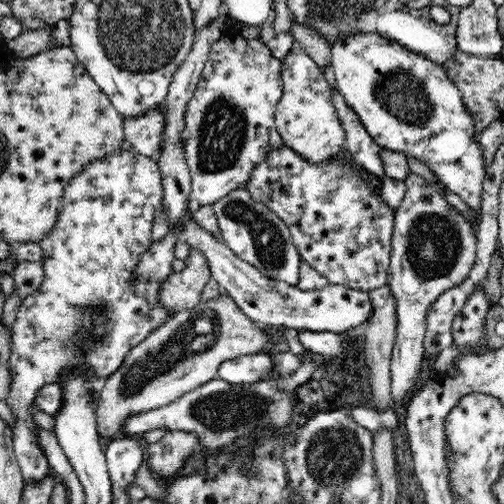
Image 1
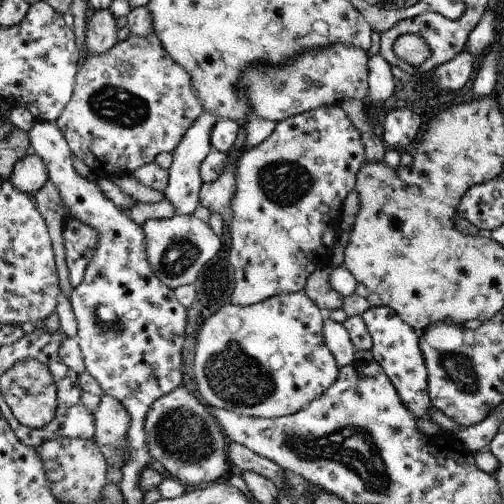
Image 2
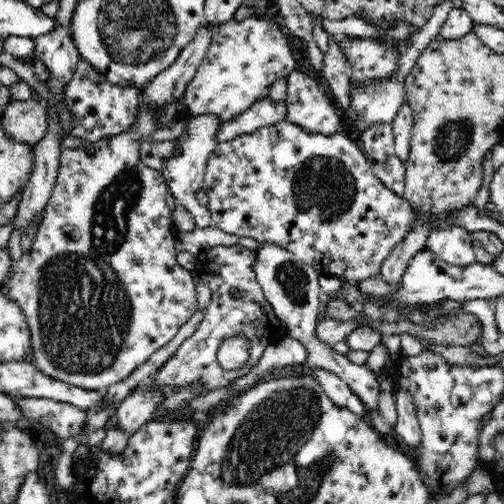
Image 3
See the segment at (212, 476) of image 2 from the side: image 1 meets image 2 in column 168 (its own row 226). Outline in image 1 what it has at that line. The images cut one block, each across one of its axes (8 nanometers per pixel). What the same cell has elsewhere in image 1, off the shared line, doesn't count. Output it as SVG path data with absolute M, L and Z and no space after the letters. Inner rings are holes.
M408 174L406 176L406 196L402 204L396 210L394 218L394 234L392 234L392 254L390 254L390 278L388 286L392 290L392 296L396 300L396 316L398 316L398 328L396 328L396 344L392 350L392 398L404 400L410 398L416 380L422 370L424 360L424 332L426 332L426 318L430 314L432 304L450 288L462 284L474 264L476 264L476 252L478 252L478 236L476 236L476 220L472 216L464 218L464 214L454 208L440 190L428 186L428 182L422 176Z

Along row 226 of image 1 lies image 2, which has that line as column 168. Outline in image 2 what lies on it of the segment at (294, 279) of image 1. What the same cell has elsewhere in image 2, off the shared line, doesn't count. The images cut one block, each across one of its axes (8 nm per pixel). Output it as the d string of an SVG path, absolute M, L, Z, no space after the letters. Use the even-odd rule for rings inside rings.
M173 216L169 220L147 220L143 226L145 234L145 252L147 262L151 264L151 270L171 290L179 286L193 286L199 270L219 252L219 238L211 232L207 224L191 216Z

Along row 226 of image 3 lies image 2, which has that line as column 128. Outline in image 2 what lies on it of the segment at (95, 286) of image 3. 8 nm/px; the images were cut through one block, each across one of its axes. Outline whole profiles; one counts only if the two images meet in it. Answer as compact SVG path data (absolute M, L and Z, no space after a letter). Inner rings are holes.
M151 32L145 38L129 34L103 54L87 54L75 78L75 94L55 124L63 132L71 154L93 172L95 180L105 180L113 174L133 174L139 166L153 164L157 156L171 154L201 114L203 104L195 96L191 74L167 54L159 36Z

